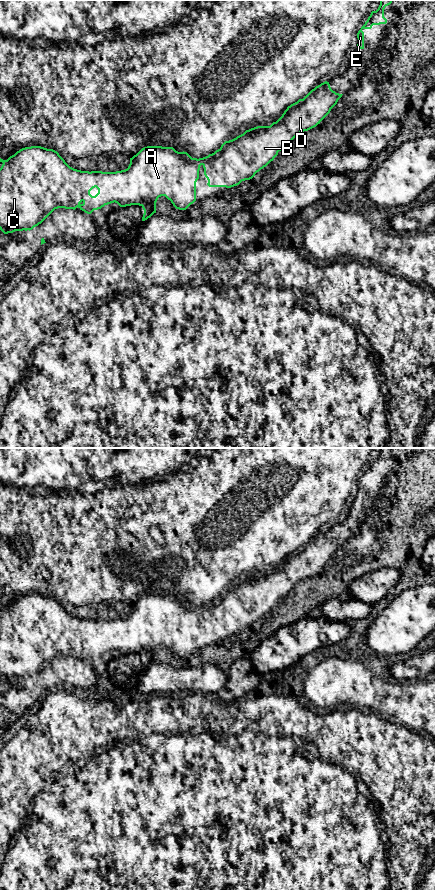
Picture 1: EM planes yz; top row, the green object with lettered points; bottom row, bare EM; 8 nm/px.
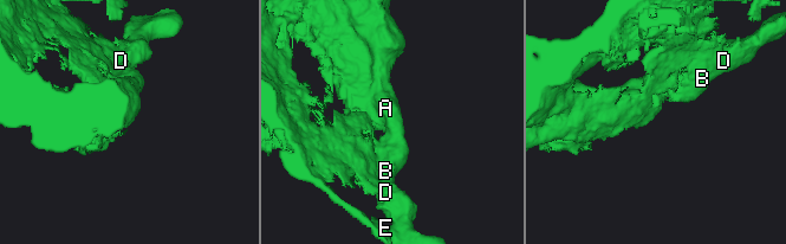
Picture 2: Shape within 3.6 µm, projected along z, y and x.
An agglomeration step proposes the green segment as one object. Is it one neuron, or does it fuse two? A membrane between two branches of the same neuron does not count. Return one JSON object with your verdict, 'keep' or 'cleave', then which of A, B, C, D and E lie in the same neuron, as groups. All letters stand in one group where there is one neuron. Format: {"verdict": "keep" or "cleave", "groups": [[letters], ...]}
{"verdict": "keep", "groups": [["A", "B", "C", "D", "E"]]}

